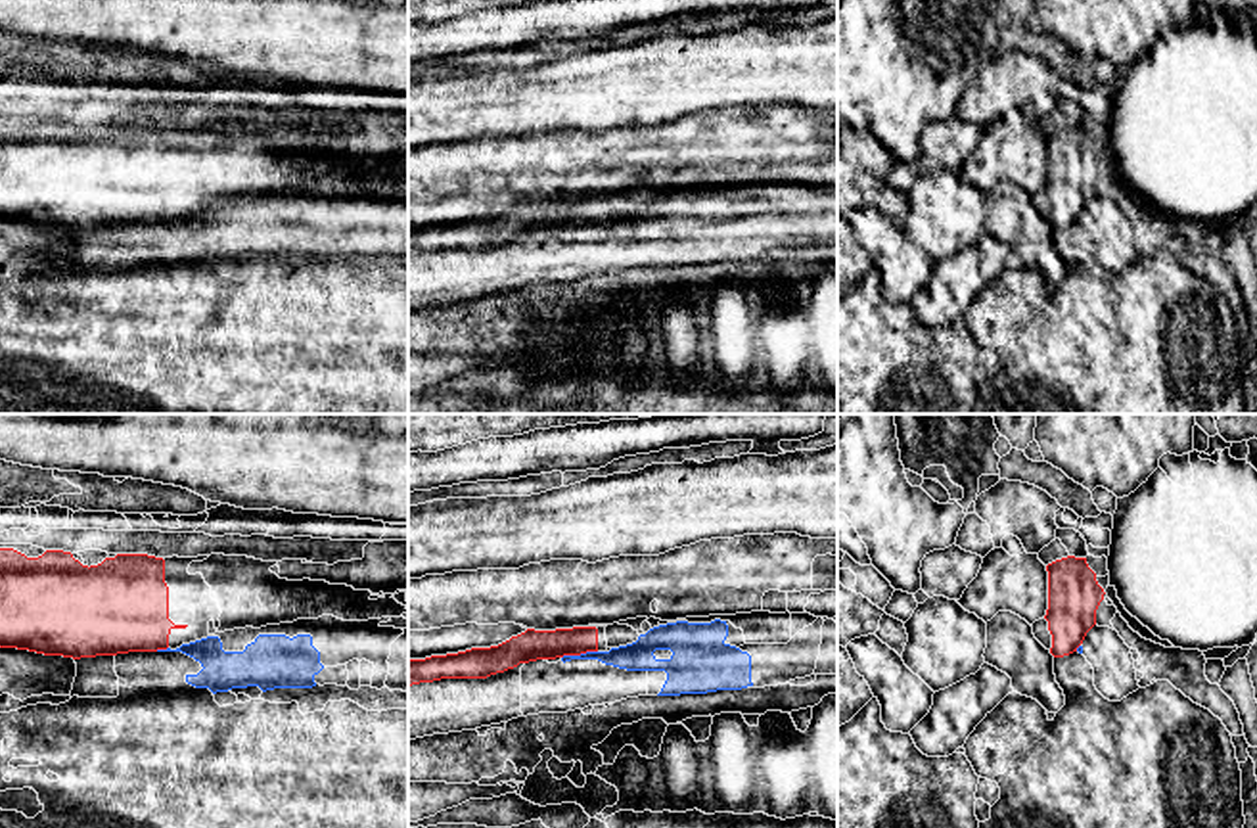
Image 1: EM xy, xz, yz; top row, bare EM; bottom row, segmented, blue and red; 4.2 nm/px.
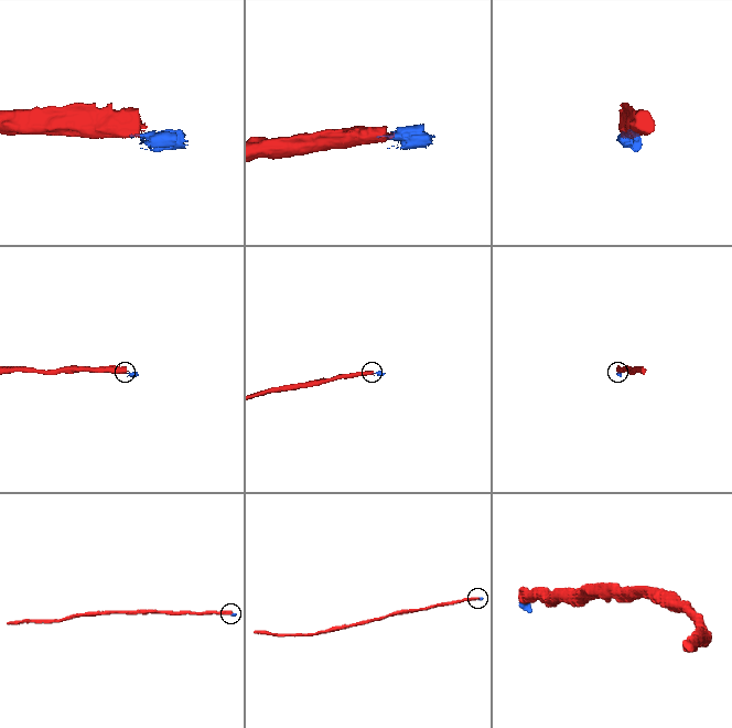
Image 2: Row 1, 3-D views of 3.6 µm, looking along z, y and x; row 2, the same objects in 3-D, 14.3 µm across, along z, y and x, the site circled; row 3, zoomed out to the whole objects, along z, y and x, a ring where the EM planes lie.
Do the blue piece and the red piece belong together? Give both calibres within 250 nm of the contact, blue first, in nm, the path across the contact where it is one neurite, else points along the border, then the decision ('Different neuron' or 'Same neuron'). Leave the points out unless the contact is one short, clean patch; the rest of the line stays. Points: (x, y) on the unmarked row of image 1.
Thickness 130 nm (blue) against 130 nm. Boundary: xz (596, 221), (562, 229). Different neuron

